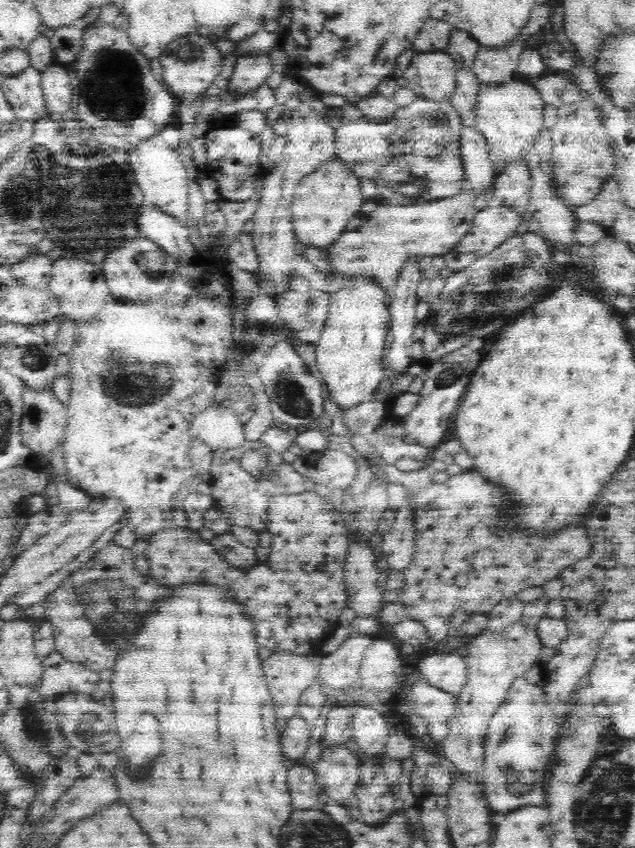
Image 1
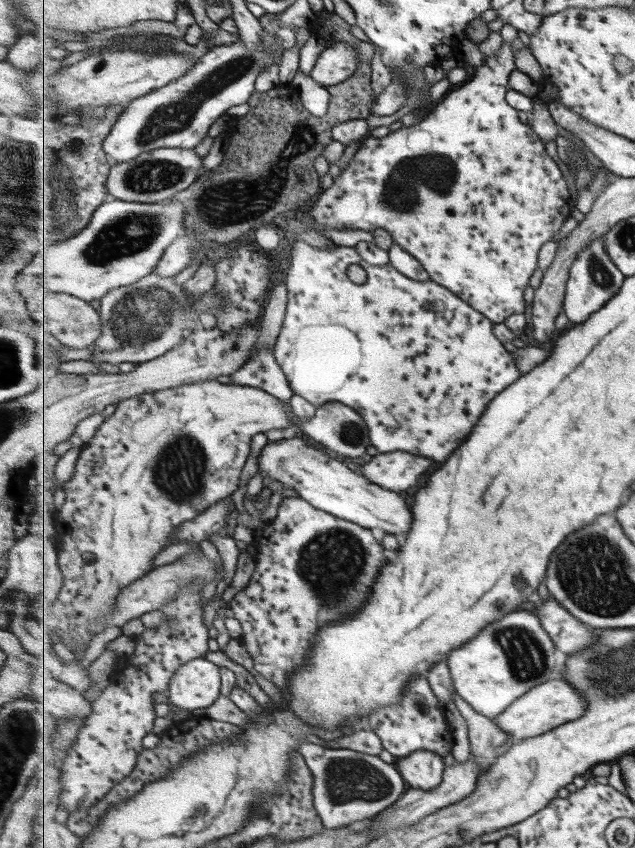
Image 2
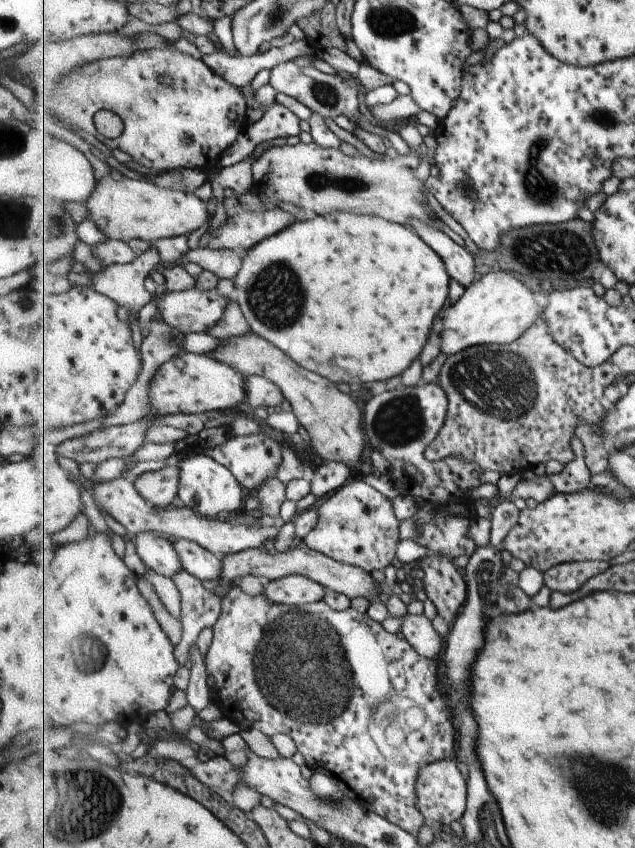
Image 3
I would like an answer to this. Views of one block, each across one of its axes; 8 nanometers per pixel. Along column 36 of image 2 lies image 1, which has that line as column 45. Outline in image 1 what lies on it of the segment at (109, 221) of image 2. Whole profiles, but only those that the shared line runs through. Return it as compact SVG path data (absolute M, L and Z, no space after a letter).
M36 254L14 264L10 270L21 288L48 291L52 268L52 260L46 254Z

